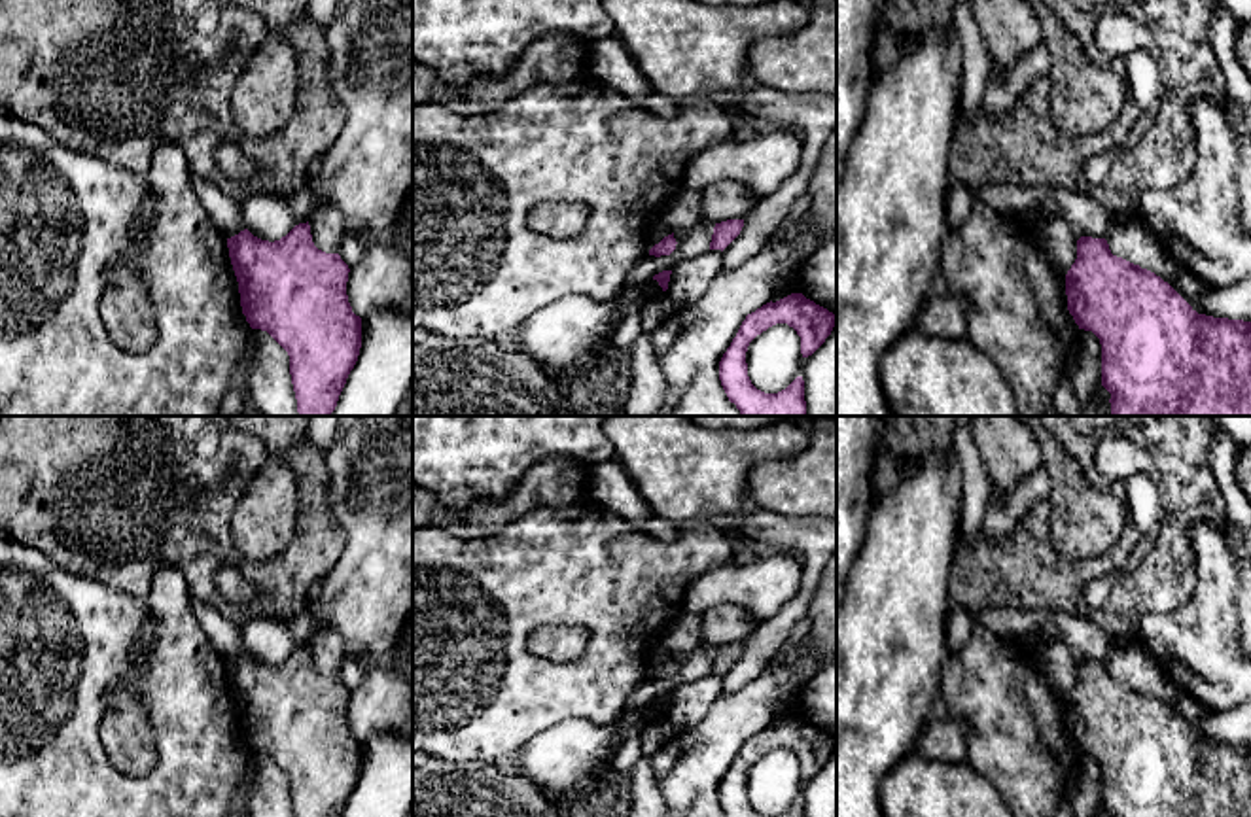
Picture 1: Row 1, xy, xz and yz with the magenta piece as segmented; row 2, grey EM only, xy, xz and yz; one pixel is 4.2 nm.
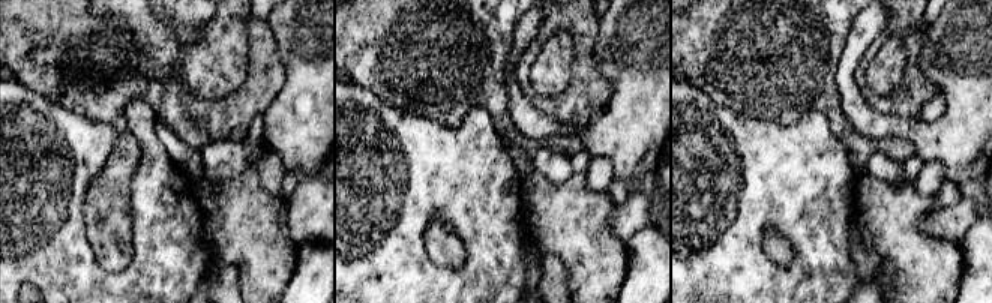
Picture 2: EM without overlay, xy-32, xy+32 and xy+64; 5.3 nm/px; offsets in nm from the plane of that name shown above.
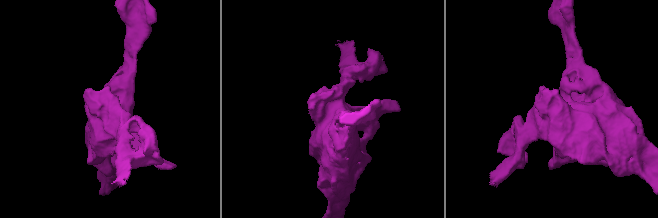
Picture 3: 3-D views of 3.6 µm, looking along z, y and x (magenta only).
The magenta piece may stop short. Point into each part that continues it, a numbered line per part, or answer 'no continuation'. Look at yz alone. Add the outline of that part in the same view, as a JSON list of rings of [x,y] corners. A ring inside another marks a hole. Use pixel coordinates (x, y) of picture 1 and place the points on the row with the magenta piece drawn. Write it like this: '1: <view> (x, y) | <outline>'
no continuation

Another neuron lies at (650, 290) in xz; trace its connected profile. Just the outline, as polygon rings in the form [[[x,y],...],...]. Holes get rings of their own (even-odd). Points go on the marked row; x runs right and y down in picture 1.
[[[647,280],[642,286],[636,287],[625,287],[617,297],[617,310],[613,314],[613,322],[619,323],[625,314],[628,312],[628,308],[636,303],[645,304],[647,301],[655,299],[659,293],[662,293],[662,287],[659,286],[657,280]]]

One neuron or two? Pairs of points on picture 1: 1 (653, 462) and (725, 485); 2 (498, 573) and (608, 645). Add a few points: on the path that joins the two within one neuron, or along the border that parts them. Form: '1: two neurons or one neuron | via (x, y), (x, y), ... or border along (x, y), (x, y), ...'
1: one neuron | via (670, 462), (684, 471), (703, 473), (708, 479)
2: one neuron | via (528, 577), (549, 577), (587, 615)

